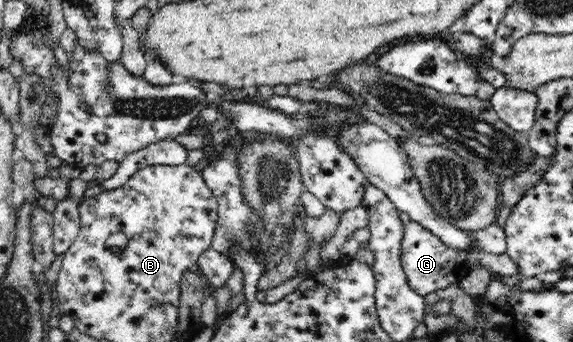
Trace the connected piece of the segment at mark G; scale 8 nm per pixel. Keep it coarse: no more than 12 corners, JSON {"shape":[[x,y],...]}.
{"shape":[[416,221],[403,228],[401,265],[420,296],[458,284],[466,251]]}

